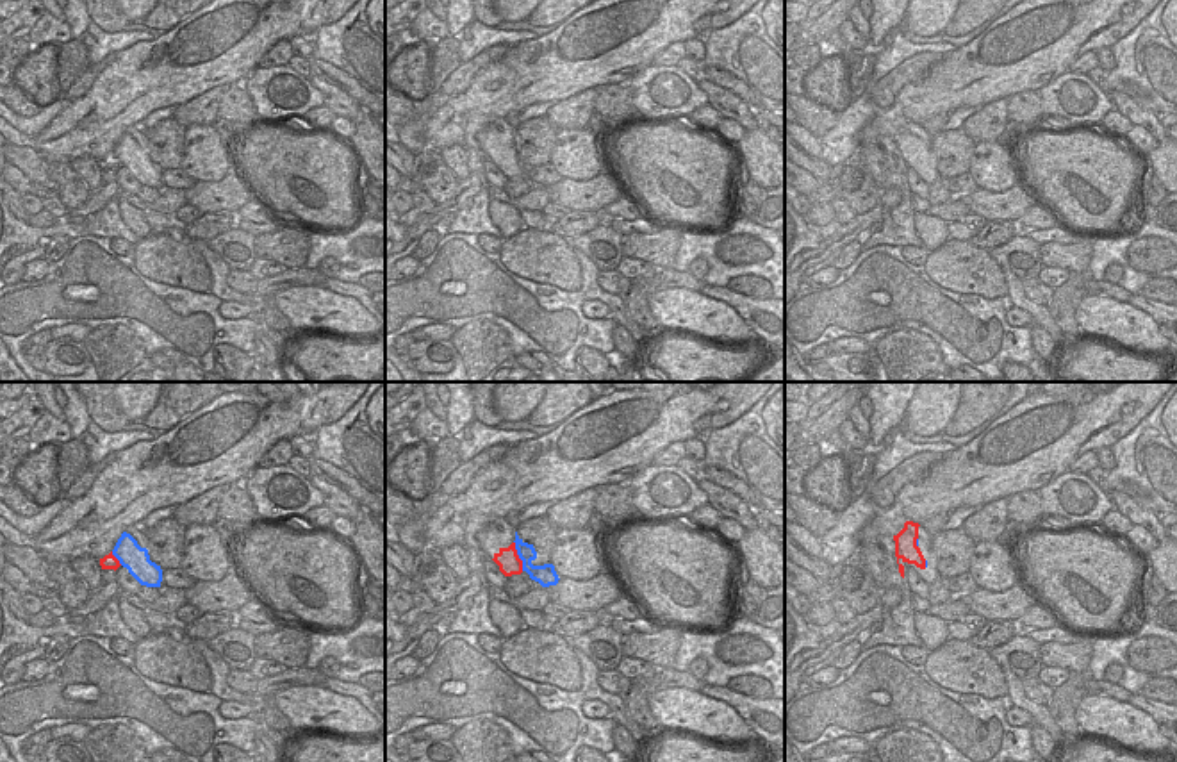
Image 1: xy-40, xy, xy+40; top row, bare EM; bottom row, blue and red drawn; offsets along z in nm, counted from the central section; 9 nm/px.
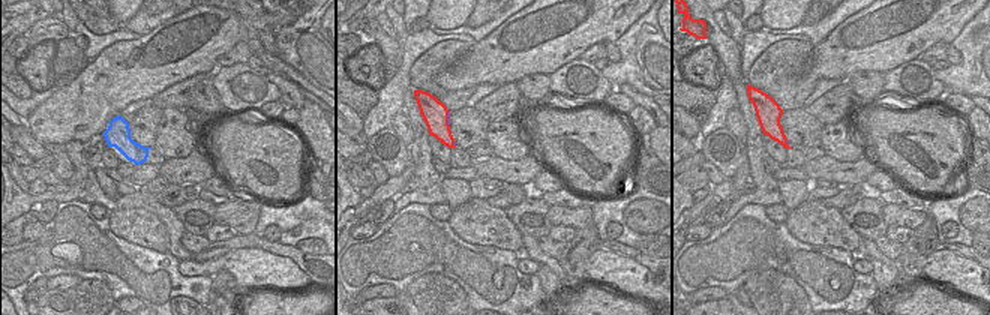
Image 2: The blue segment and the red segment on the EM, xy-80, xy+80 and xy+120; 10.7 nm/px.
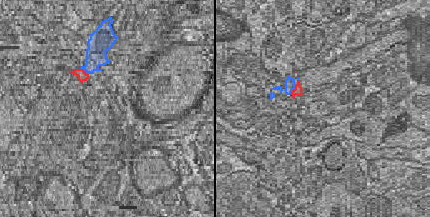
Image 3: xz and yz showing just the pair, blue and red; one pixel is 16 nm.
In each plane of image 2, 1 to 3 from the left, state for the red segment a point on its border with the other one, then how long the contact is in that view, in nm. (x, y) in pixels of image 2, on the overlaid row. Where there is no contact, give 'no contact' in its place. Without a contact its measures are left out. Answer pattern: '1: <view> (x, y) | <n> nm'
1: no contact
2: xy+80 (449, 122) | 80 nm
3: no contact

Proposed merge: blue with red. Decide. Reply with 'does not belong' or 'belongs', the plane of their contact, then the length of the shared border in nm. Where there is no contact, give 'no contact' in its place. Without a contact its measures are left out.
belongs | xy | 280 nm

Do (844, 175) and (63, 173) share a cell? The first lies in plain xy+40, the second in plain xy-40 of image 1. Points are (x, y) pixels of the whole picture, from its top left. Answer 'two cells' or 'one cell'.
one cell

